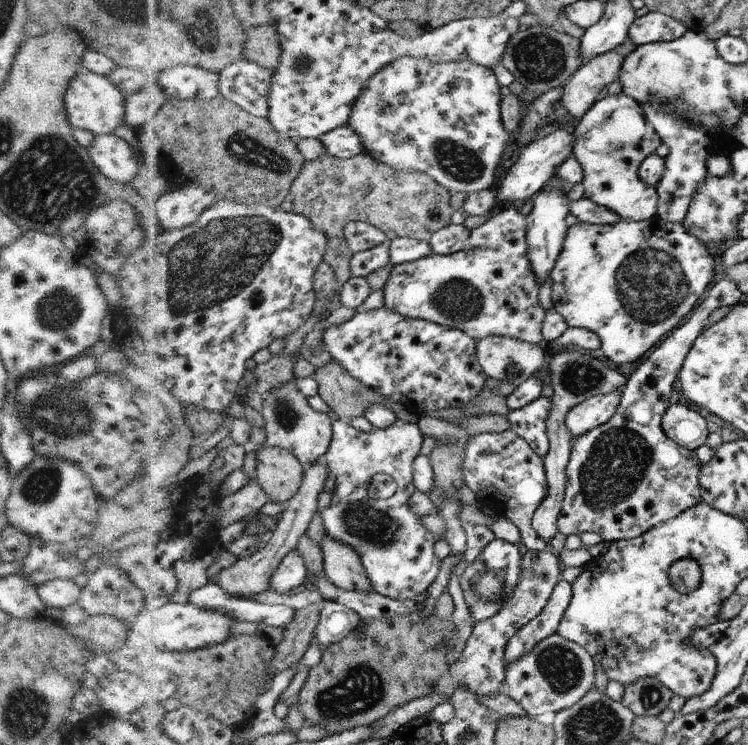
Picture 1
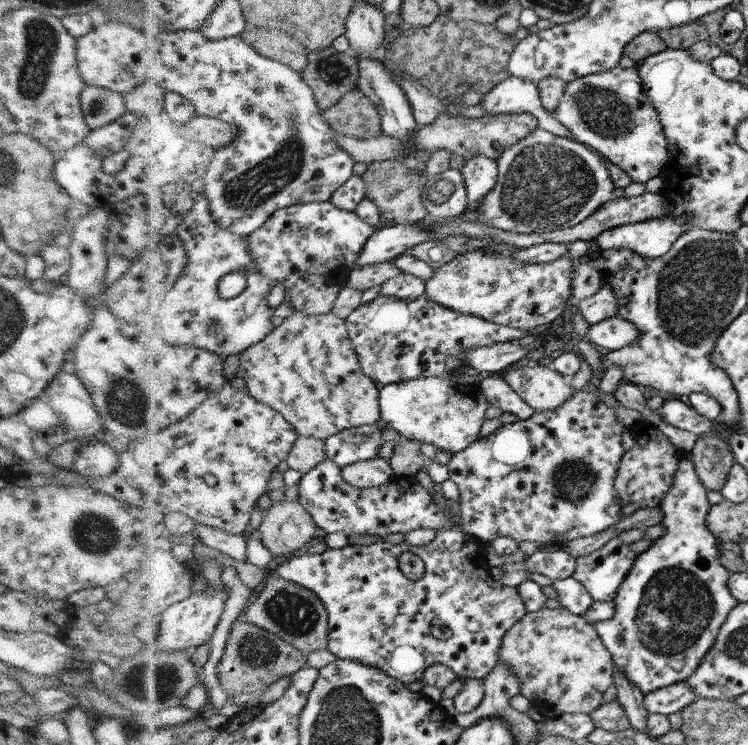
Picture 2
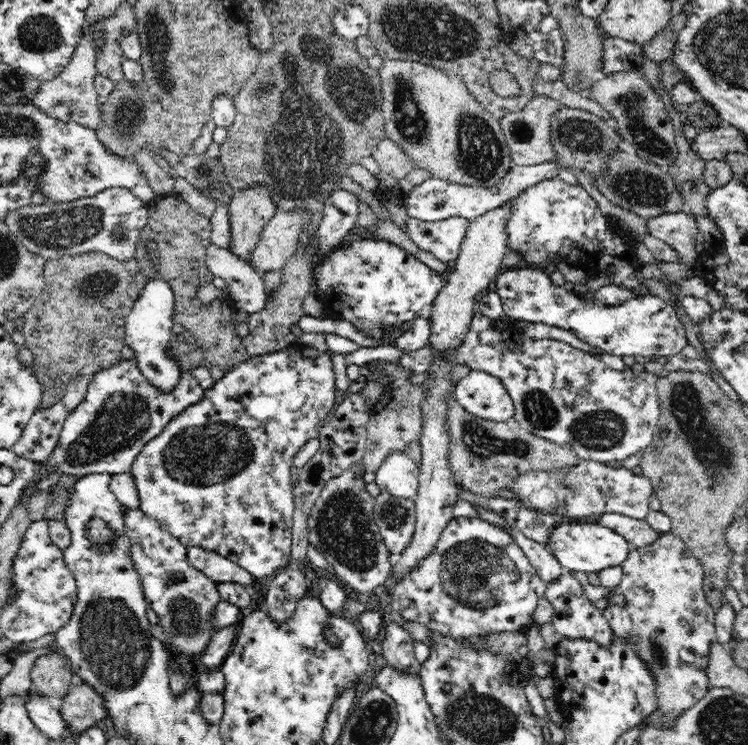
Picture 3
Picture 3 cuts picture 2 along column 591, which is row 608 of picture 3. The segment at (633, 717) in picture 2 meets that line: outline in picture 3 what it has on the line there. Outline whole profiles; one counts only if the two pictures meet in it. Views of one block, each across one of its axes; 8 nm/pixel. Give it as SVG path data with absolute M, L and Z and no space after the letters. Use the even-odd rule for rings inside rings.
M674 532L664 533L661 537L650 544L650 546L633 547L628 554L628 558L624 560L621 565L623 575L619 584L622 591L621 597L623 598L623 604L616 605L610 604L604 611L603 616L607 619L609 626L612 628L616 638L626 642L626 645L630 647L637 654L637 657L645 663L645 668L649 670L649 674L653 676L654 680L654 708L662 712L662 725L661 729L674 729L676 722L685 710L691 709L696 702L702 700L708 694L708 690L711 688L708 685L708 673L706 668L709 666L710 650L715 638L715 611L712 609L710 603L707 602L707 596L703 590L704 584L704 567L700 564L699 559L695 554L692 554L691 550L688 550L688 545L680 538L680 535L676 535Z

